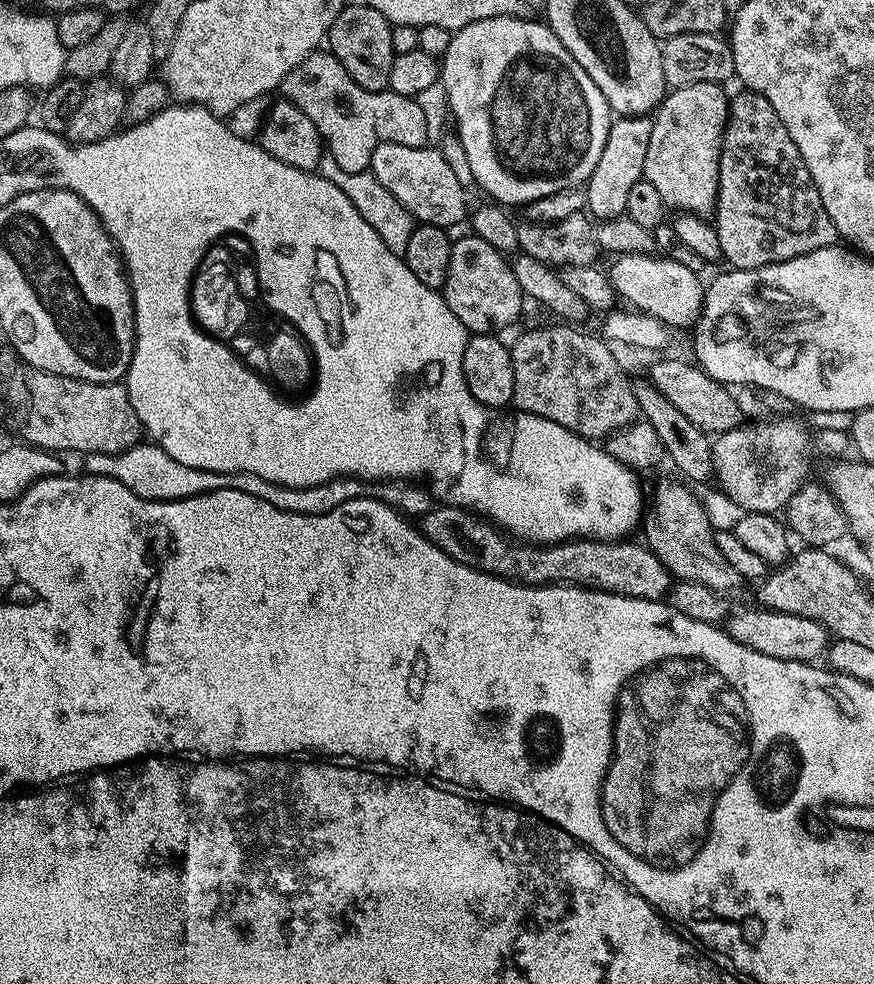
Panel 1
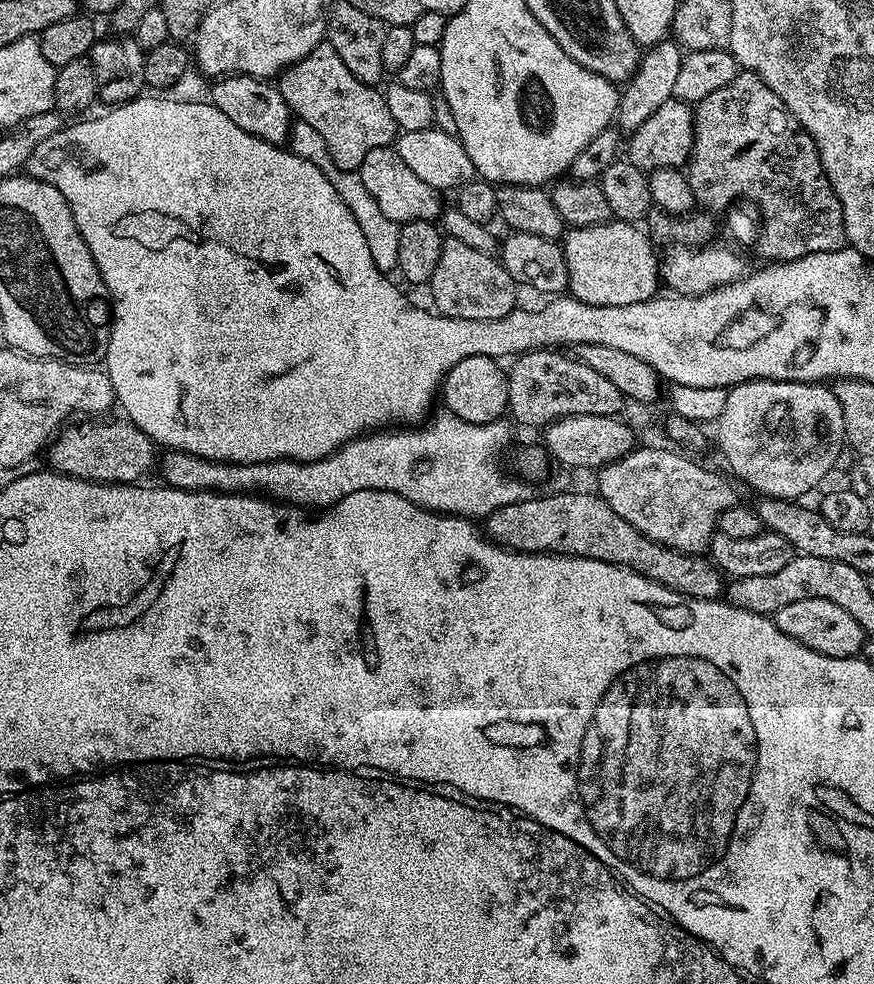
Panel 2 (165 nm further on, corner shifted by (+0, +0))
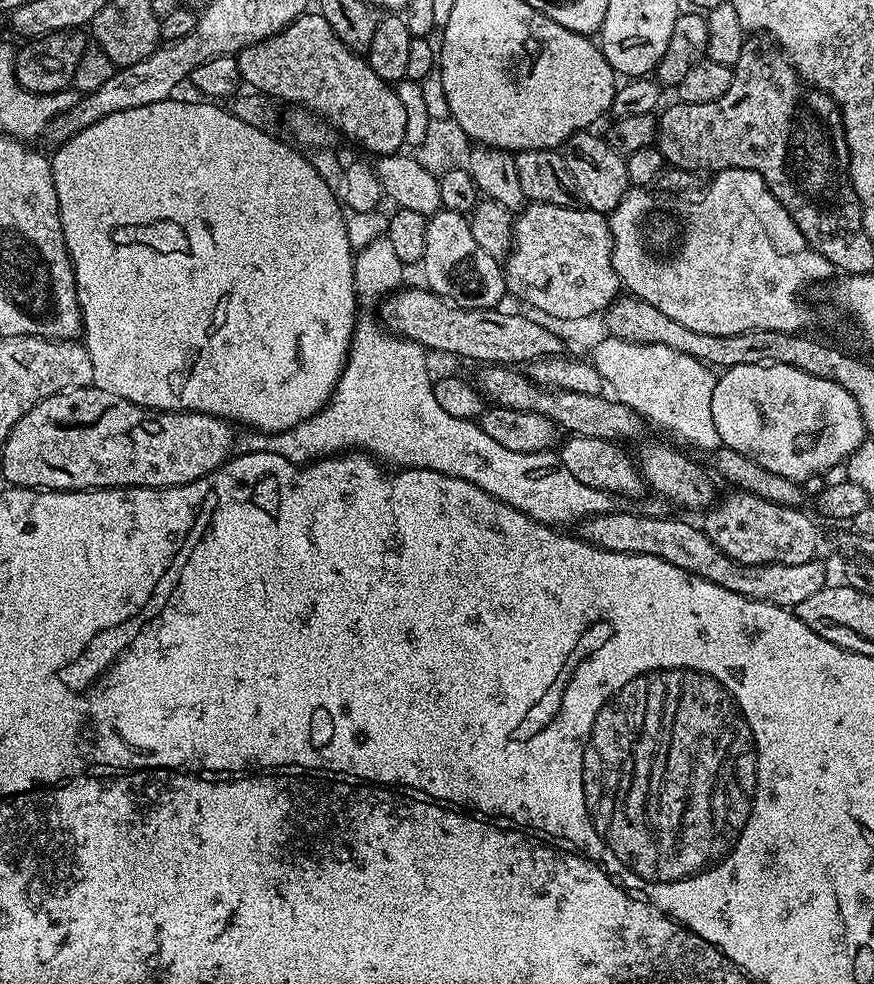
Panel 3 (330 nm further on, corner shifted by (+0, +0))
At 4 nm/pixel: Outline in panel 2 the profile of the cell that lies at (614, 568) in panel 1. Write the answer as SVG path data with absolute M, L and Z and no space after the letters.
M595 491L556 492L541 500L529 498L502 510L494 510L483 521L489 540L514 552L581 556L617 564L634 570L662 586L696 600L714 600L725 591L726 580L711 559L700 554L679 552L662 546L646 534L634 530L626 518L618 518L614 510Z

